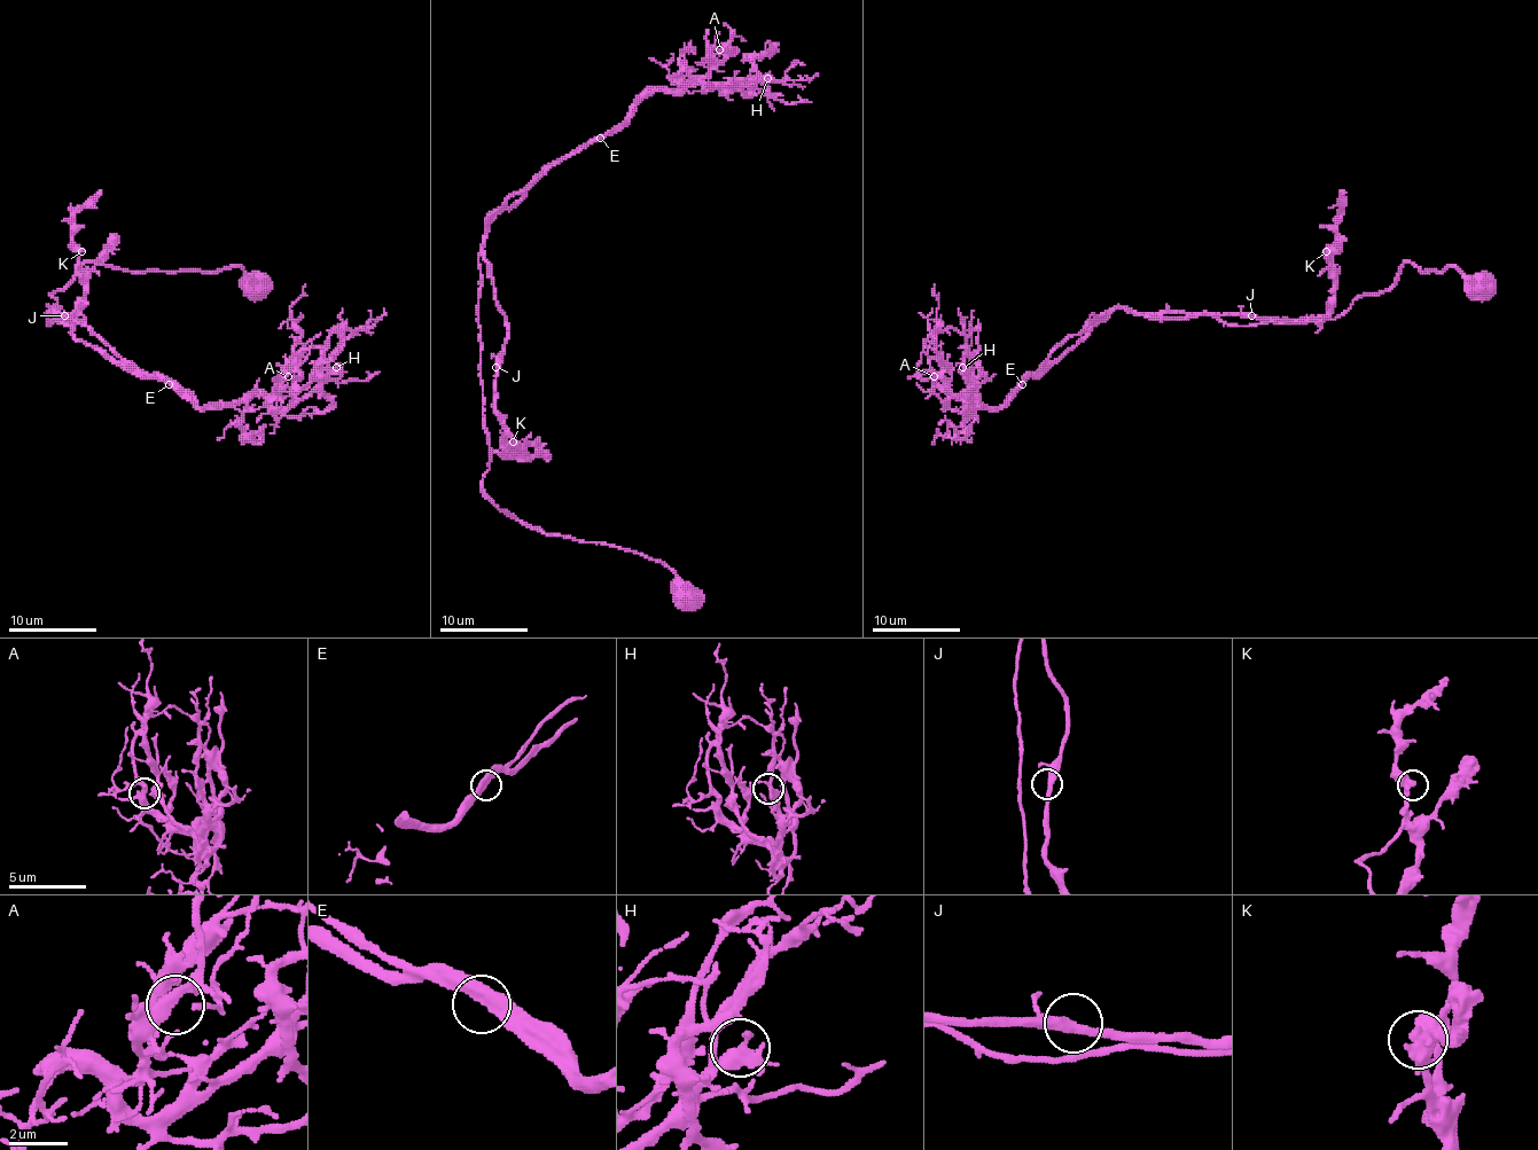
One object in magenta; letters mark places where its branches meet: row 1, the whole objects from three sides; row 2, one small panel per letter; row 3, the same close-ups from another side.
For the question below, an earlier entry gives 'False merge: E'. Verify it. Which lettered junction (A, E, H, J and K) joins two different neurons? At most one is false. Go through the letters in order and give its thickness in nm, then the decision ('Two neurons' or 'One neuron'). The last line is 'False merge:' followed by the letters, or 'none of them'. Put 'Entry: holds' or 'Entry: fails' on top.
Entry: fails
A: Thickness 400 nm. One neuron
E: Thickness 420 nm. One neuron
H: Thickness 400 nm. One neuron
J: Thickness 380 nm. One neuron
K: Thickness 400 nm. One neuron
False merge: none of them

